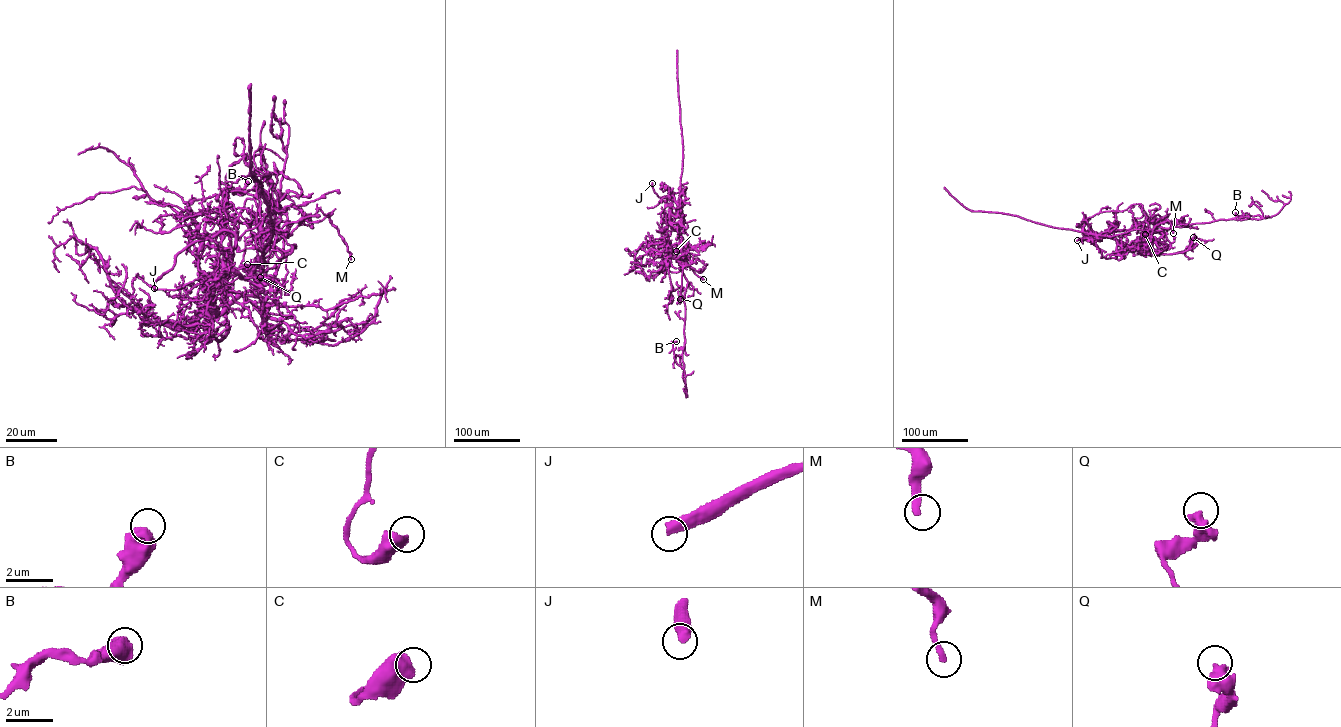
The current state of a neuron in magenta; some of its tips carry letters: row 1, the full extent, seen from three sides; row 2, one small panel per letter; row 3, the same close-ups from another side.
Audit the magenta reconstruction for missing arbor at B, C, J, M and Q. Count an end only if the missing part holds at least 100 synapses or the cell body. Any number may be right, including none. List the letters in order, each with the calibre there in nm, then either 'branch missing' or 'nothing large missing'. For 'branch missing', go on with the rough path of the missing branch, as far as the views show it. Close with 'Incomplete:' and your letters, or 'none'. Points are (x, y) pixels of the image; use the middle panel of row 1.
B: 700 nm | nothing large missing
C: 650 nm | nothing large missing
J: 460 nm | branch missing | (652, 183), (651, 173), (672, 165)
M: 300 nm | nothing large missing
Q: 550 nm | nothing large missing
Incomplete: J

